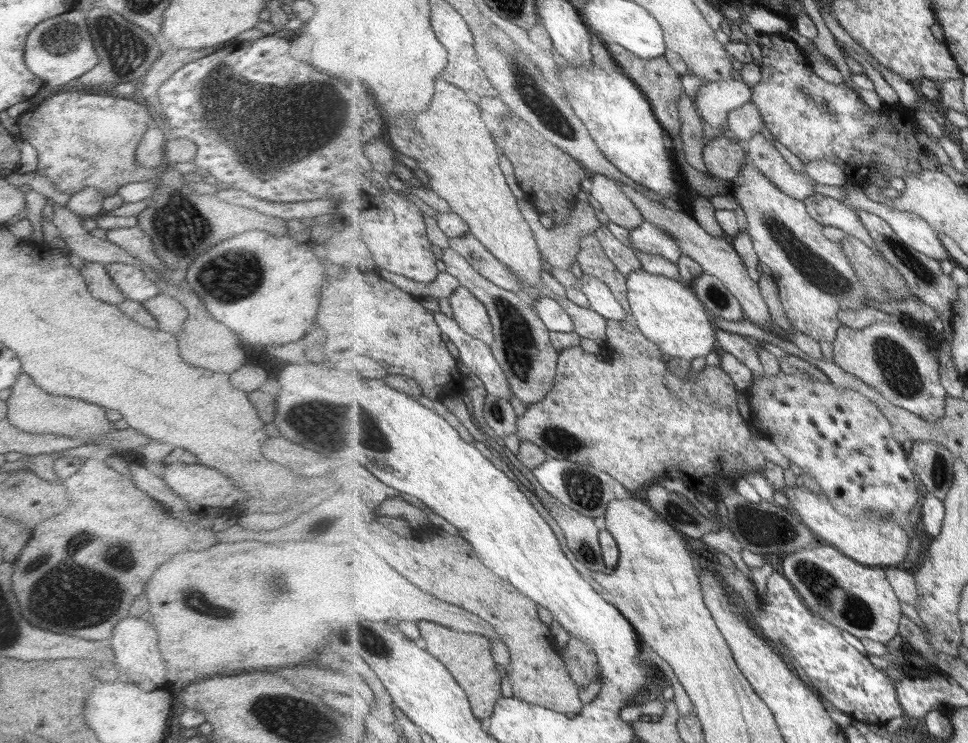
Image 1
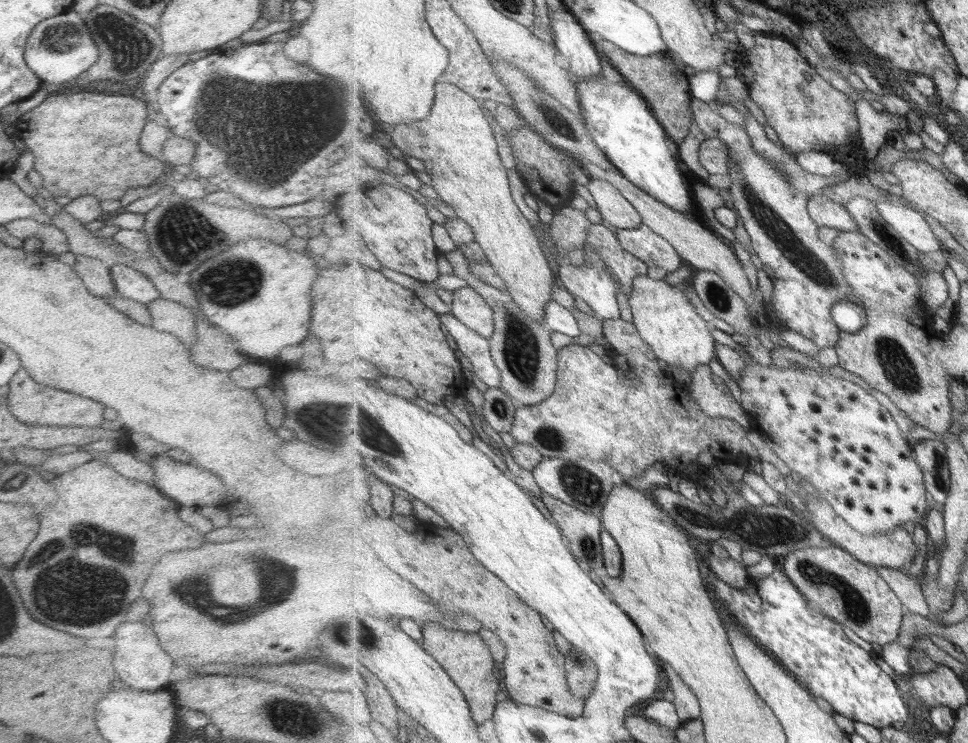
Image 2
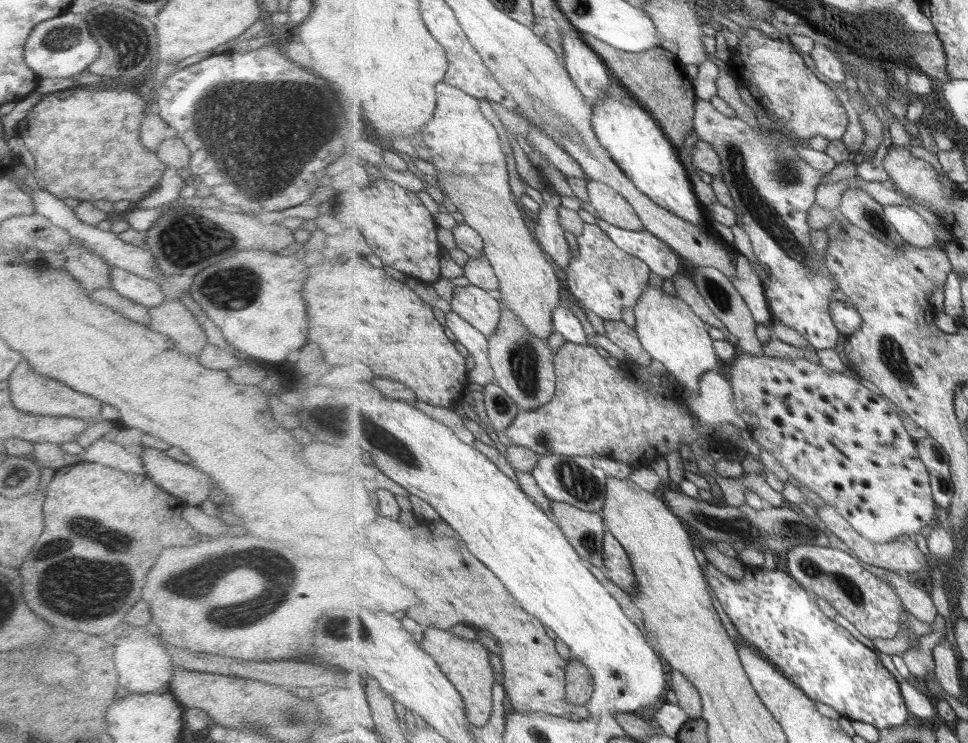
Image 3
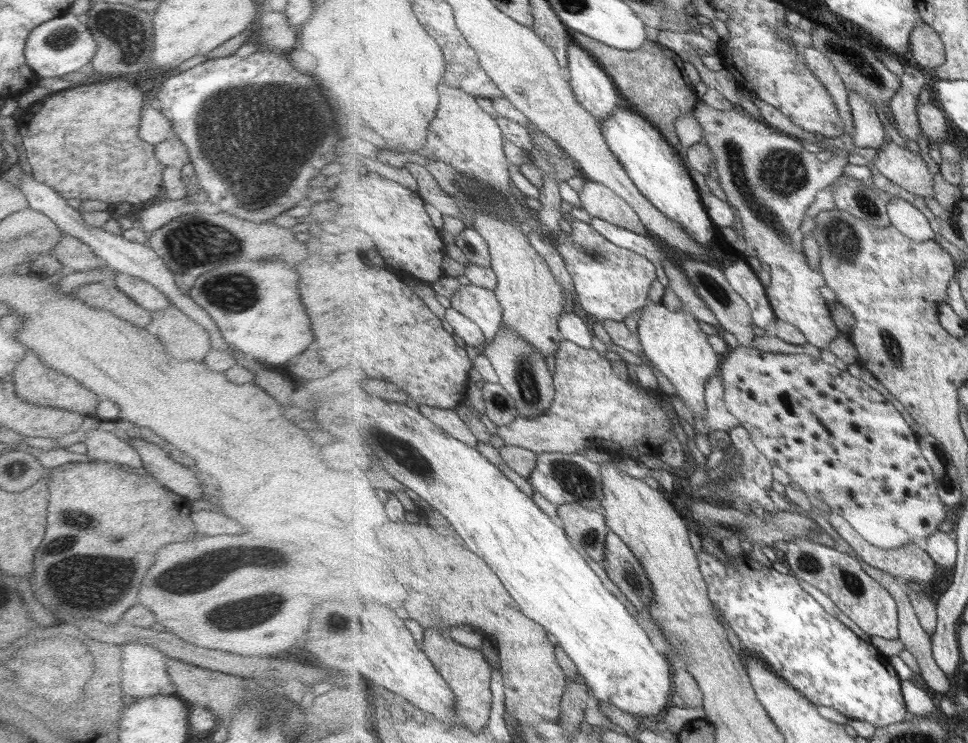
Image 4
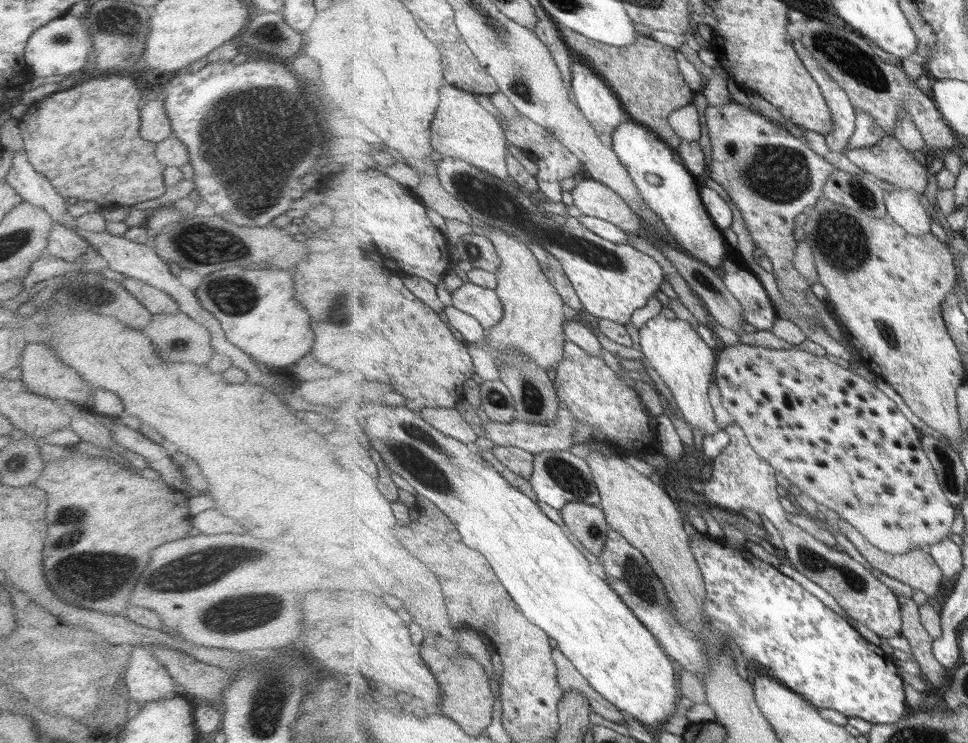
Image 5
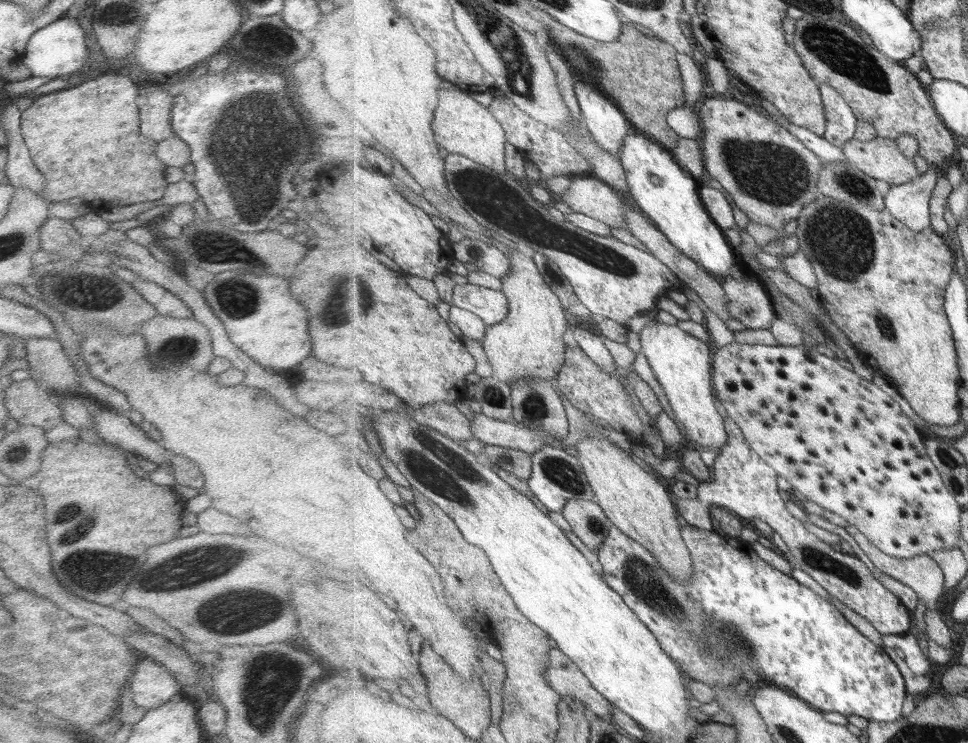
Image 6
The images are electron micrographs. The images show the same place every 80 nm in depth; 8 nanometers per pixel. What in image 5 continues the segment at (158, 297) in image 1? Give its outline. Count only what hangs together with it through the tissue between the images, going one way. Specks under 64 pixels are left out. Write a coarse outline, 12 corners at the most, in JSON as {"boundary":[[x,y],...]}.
{"boundary":[[181,311],[141,332],[171,362],[205,364],[209,331]]}

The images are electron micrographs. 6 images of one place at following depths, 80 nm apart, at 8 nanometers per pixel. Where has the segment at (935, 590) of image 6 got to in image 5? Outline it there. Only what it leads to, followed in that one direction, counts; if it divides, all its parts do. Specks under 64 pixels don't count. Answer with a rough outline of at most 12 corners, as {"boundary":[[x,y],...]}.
{"boundary":[[848,520],[835,525],[880,572],[933,597],[944,572],[928,549],[891,554]]}

